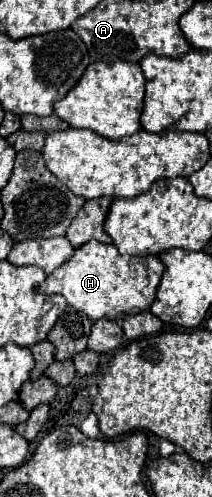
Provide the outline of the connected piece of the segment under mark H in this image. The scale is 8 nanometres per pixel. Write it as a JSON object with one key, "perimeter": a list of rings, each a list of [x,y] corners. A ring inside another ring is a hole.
{"perimeter":[[[88,241],[76,249],[74,257],[68,259],[60,269],[46,277],[40,285],[40,293],[44,295],[64,295],[68,305],[86,313],[92,321],[98,319],[122,319],[126,315],[136,315],[148,311],[156,289],[164,275],[164,263],[158,255],[144,253],[142,255],[122,255],[114,245],[106,245],[100,241]]]}

